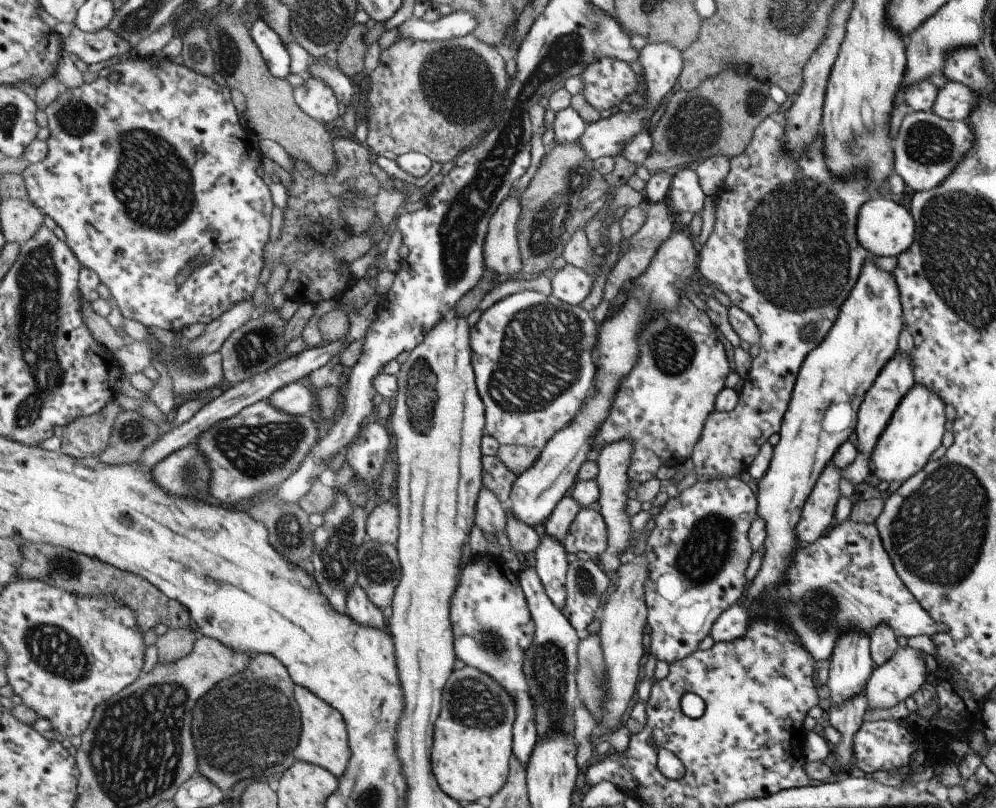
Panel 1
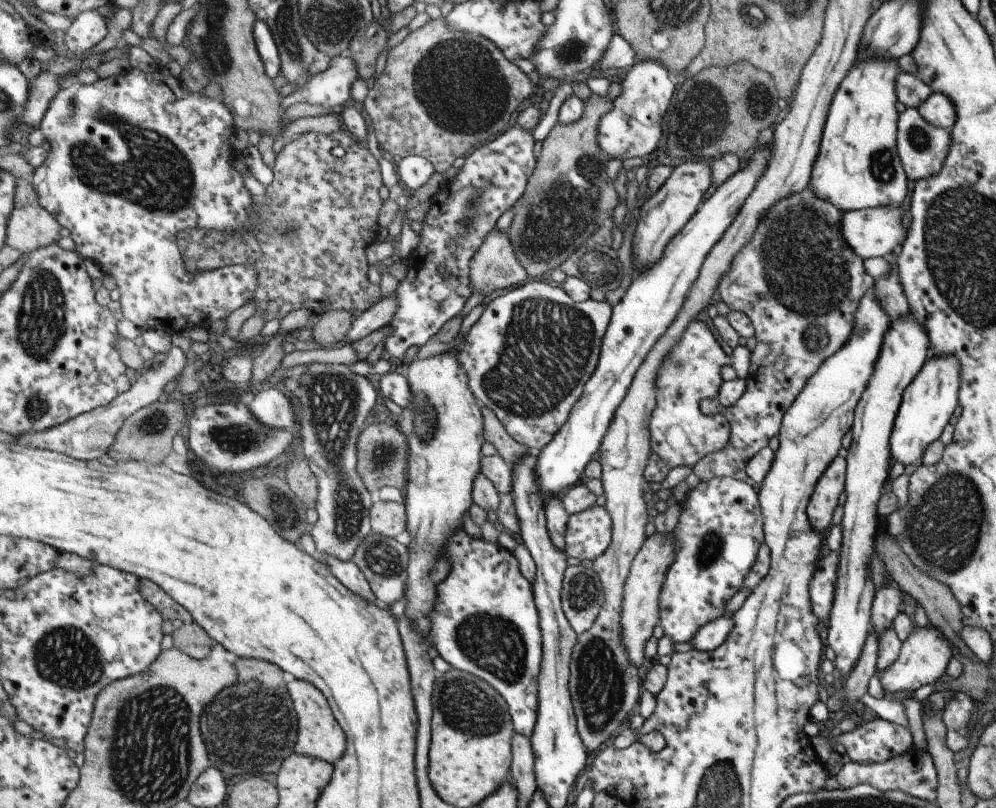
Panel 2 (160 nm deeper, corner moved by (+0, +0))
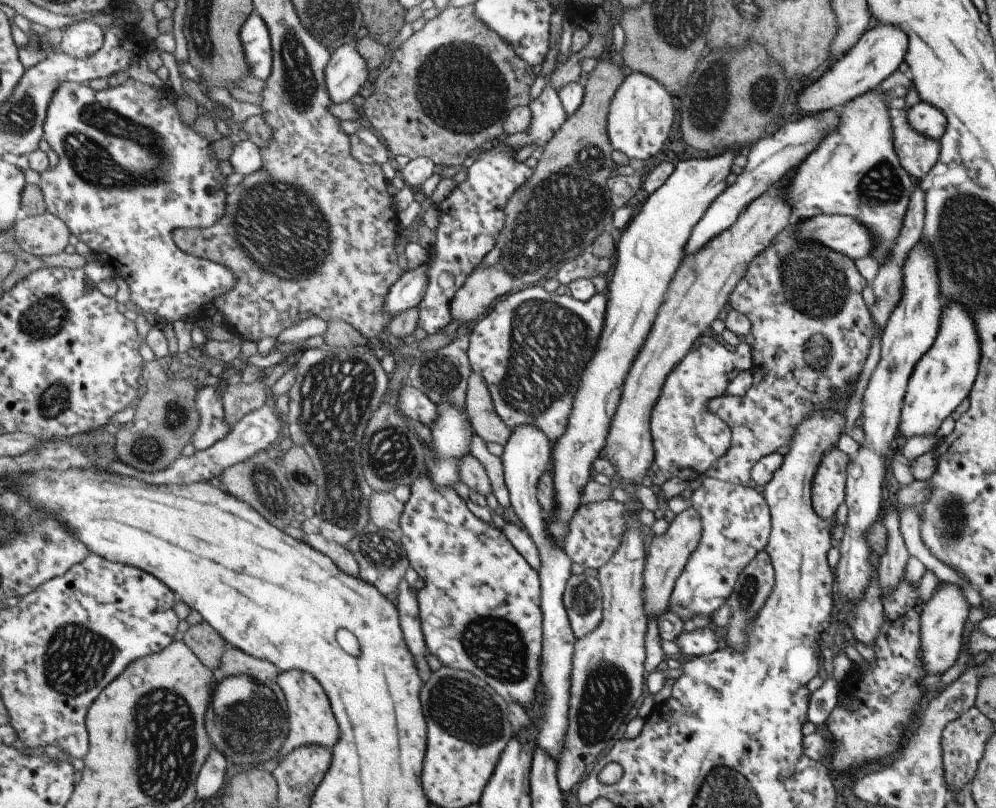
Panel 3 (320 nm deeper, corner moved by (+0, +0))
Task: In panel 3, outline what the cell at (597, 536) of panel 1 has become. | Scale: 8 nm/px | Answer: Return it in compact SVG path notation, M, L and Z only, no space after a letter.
M608 499L602 502L584 503L577 510L577 514L571 522L571 532L565 538L566 554L573 563L578 563L583 568L599 571L607 564L607 560L613 556L615 550L618 550L629 518L631 518L631 514L619 502Z

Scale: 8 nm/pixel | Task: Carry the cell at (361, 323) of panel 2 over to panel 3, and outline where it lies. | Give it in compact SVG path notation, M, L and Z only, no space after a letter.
M425 262L415 270L408 270L391 288L383 310L395 316L419 307L429 286L429 268L431 264Z

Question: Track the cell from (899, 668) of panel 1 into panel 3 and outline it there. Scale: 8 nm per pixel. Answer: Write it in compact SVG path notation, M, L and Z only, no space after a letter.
M942 583L919 612L919 662L925 668L925 674L936 675L945 673L958 658L961 647L961 632L967 620L969 604L963 592L955 584Z

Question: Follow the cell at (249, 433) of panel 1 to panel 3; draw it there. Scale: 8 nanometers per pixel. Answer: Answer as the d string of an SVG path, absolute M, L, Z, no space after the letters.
M215 382L203 388L203 392L199 392L197 410L201 424L195 432L192 444L196 450L203 451L223 441L232 430L231 424L227 422L226 410L223 406L223 391L220 382Z

